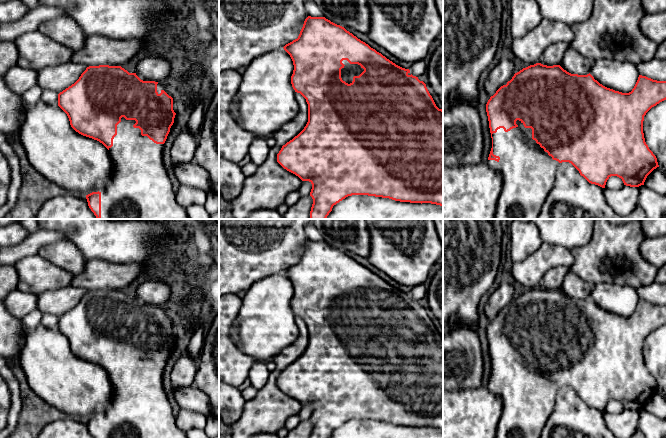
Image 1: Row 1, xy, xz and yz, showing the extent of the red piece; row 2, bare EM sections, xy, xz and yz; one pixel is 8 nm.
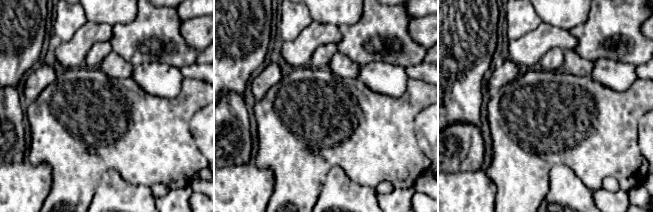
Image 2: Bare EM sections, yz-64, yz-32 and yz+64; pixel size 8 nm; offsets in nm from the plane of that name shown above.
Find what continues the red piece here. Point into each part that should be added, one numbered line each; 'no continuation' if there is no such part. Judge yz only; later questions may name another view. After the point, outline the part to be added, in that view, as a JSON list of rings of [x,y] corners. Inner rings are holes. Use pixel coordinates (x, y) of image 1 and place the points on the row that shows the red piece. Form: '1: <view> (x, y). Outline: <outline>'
1: yz (527, 171). Outline: [[[519,120],[516,124],[518,126],[508,132],[500,128],[492,134],[493,154],[499,156],[500,160],[488,160],[488,164],[497,170],[502,178],[494,219],[537,219],[554,184],[555,172],[560,164],[532,139],[531,128],[525,128]]]

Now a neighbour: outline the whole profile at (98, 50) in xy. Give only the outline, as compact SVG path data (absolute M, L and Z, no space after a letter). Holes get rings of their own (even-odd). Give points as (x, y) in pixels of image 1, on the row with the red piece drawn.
M91 35L85 40L84 47L75 50L70 61L86 66L121 66L138 53L144 53L144 38L115 39L103 35Z

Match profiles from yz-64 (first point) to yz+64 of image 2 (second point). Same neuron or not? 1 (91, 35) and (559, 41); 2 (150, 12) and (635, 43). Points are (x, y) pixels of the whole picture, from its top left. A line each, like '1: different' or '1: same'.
1: same
2: same

